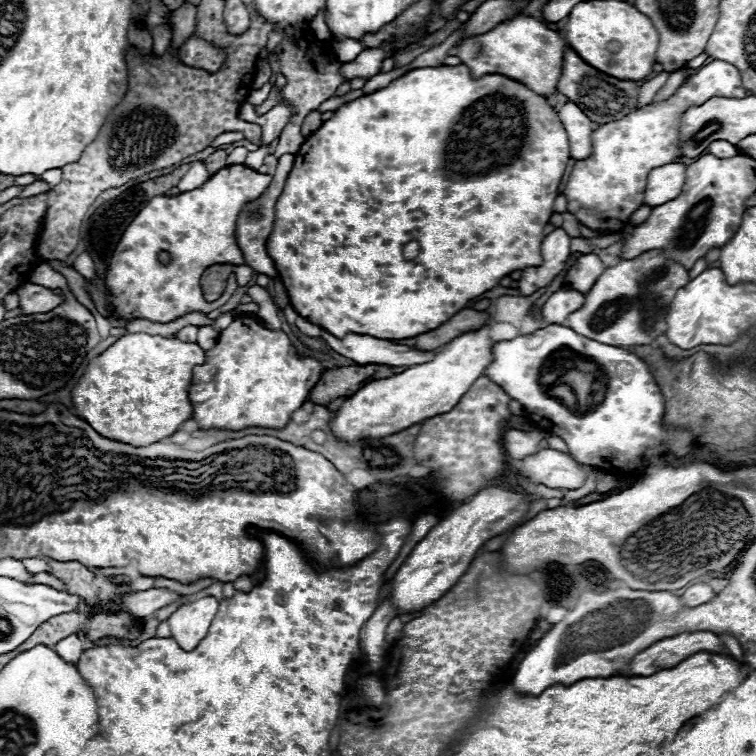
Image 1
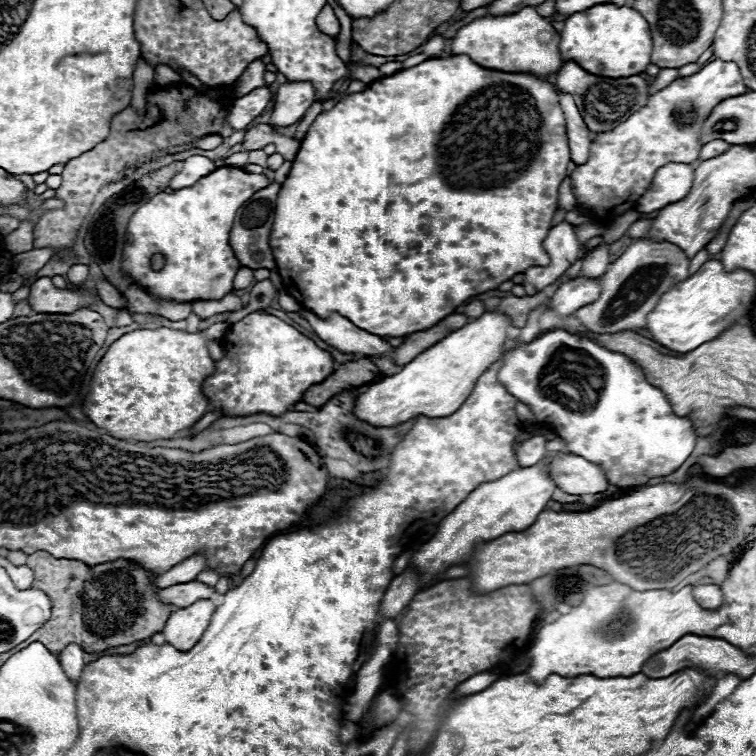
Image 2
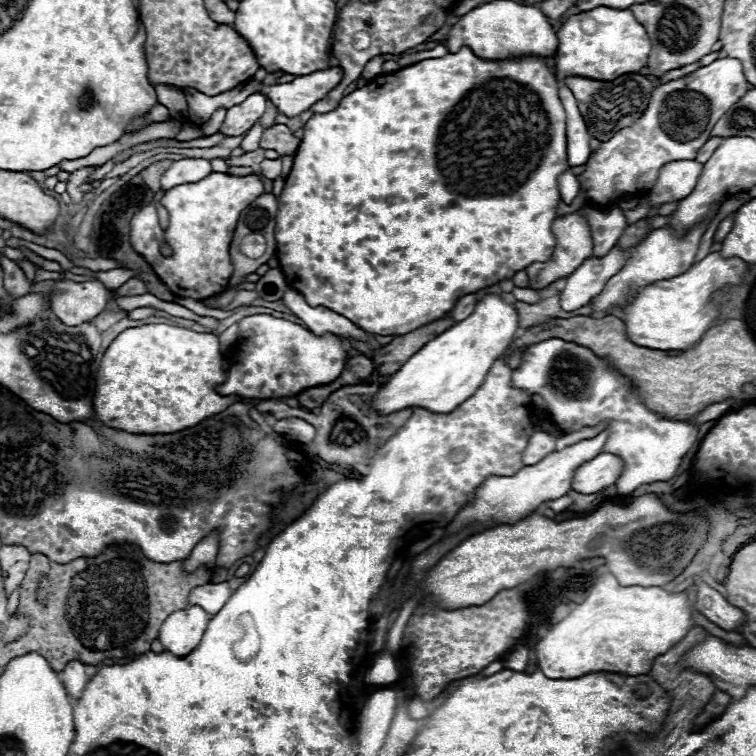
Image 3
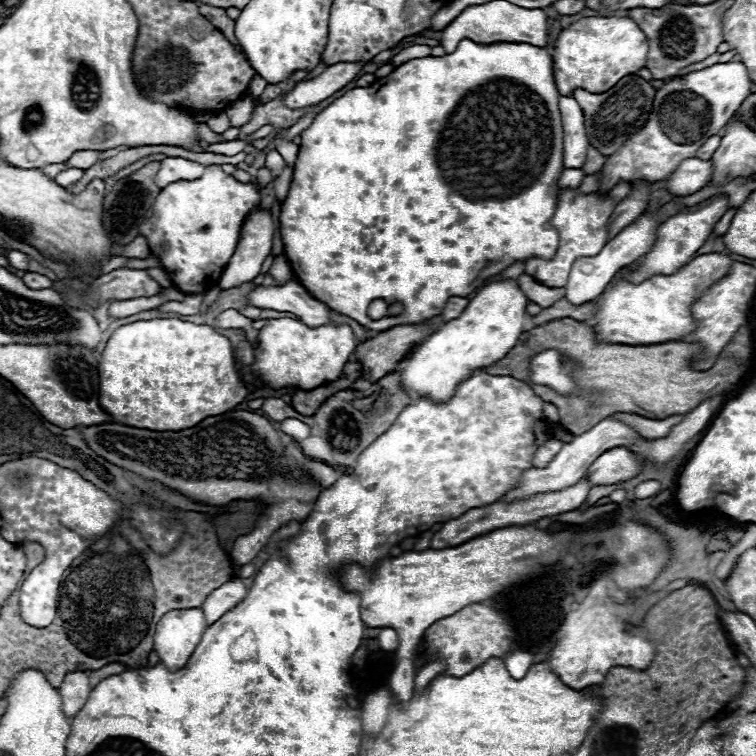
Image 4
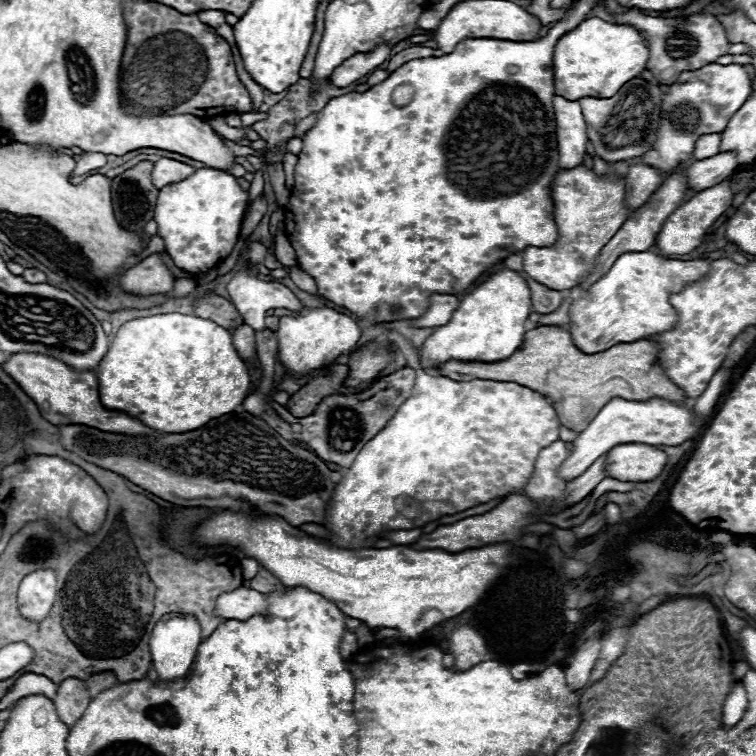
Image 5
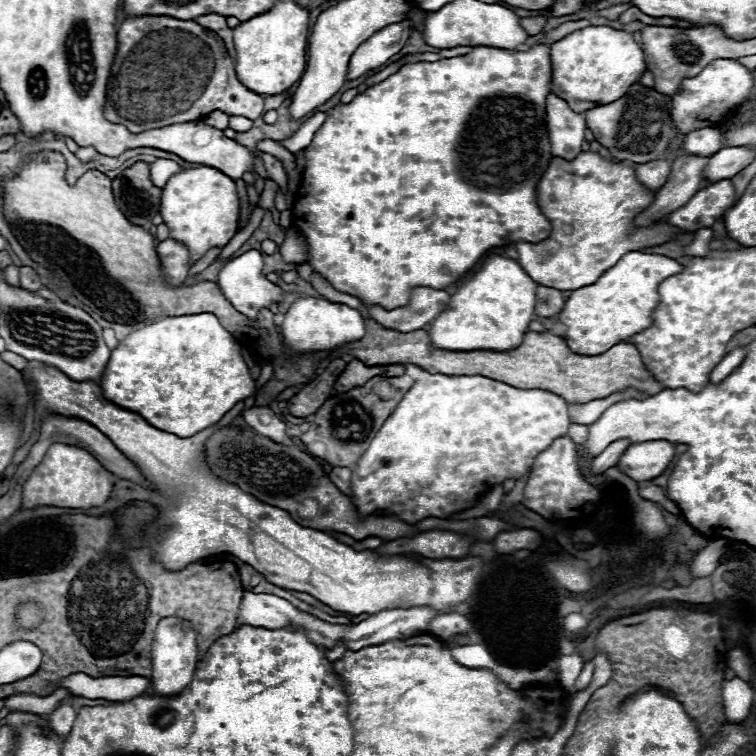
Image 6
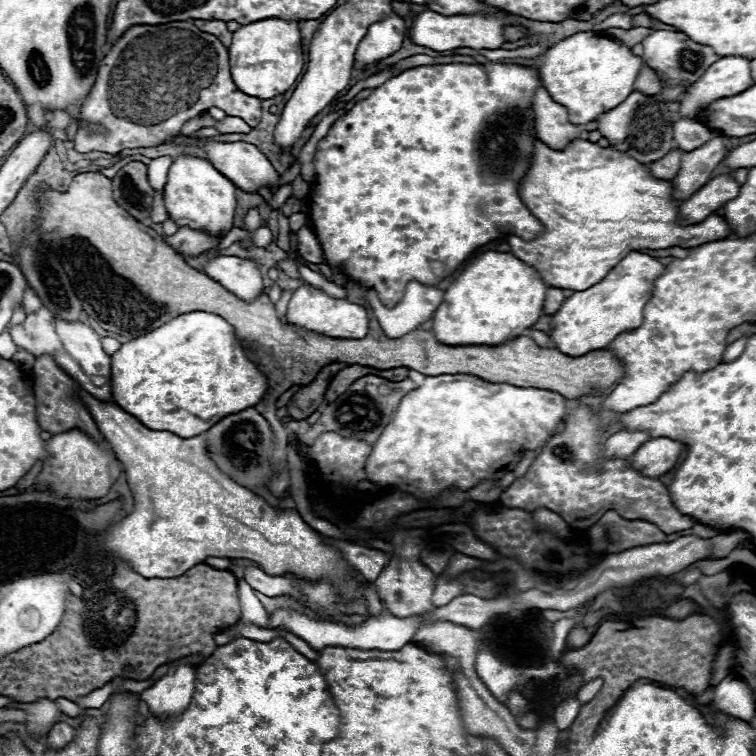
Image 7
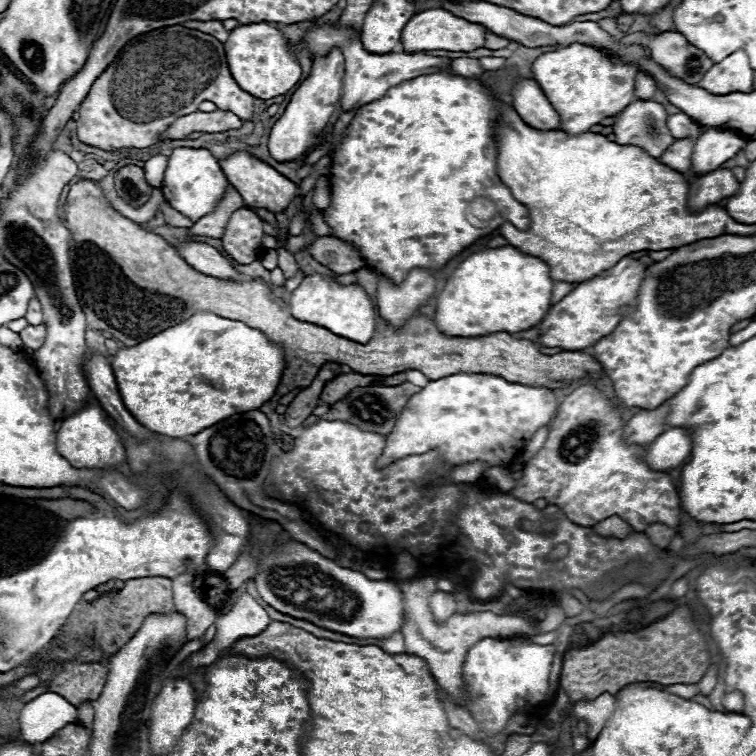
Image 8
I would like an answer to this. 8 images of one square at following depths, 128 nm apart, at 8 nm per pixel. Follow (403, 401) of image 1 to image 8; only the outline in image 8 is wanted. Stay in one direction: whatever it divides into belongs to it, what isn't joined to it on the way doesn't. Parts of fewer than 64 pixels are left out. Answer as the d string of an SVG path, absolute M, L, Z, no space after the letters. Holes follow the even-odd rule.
M512 246L490 248L468 256L438 294L436 326L446 336L484 336L484 332L522 332L536 326L550 308L550 270L534 256Z

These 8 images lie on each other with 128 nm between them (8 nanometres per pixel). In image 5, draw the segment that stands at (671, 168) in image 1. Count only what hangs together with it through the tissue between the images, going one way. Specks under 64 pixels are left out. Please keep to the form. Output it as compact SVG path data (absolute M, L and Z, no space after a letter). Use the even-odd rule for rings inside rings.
M722 152L706 160L696 160L686 168L688 188L700 192L700 188L712 188L712 184L720 184L728 180L738 168L734 152Z

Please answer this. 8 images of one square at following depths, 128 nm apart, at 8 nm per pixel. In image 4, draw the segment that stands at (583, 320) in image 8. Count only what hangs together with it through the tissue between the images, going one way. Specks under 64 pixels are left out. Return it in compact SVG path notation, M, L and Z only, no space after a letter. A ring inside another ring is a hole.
M704 254L688 262L684 268L680 268L676 274L670 276L652 276L650 280L644 280L640 284L632 284L626 280L626 272L622 270L620 280L612 288L608 288L602 294L602 300L598 302L598 312L590 320L590 324L596 326L596 338L604 342L616 342L616 344L664 344L668 340L680 340L688 332L696 330L696 320L692 318L690 306L694 300L698 300L716 280L724 278L728 274L728 268L732 268L732 258L726 254Z

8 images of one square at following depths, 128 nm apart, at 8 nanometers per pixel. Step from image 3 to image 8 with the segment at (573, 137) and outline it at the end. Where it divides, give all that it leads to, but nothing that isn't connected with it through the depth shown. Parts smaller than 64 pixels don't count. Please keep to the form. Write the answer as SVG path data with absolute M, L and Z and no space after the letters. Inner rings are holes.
M518 80L512 88L514 110L536 130L560 130L560 116L534 80Z

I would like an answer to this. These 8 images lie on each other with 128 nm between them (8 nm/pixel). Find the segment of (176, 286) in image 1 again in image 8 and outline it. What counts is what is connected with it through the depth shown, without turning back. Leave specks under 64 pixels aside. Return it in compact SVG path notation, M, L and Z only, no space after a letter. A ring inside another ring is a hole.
M174 148L168 158L168 168L162 182L162 192L168 204L180 214L188 216L192 222L200 220L200 216L212 214L216 204L224 198L228 188L228 180L218 164L218 160L204 148Z

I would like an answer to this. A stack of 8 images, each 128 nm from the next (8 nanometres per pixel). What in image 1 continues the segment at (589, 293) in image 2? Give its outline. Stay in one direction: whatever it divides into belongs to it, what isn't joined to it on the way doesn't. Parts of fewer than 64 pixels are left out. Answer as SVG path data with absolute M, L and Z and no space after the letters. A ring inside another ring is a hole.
M562 288L560 292L554 292L548 298L548 302L542 306L542 318L548 320L550 324L564 324L568 316L576 312L576 308L580 308L582 304L584 304L582 292Z

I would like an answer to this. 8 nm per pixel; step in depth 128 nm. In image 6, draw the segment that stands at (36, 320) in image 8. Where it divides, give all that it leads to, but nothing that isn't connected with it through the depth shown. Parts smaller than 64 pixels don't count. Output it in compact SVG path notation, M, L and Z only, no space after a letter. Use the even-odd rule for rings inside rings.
M22 266L20 268L20 286L34 292L34 290L40 290L44 284L42 284L42 280L40 280L40 276L38 276L38 272L34 268Z

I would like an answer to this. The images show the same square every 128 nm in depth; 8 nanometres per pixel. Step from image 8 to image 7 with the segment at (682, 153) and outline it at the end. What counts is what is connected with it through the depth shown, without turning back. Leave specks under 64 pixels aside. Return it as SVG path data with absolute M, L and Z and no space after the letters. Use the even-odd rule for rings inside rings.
M674 150L674 152L666 154L664 158L648 164L652 176L658 178L658 180L672 180L676 176L678 168L680 168L680 156L682 156L682 152Z

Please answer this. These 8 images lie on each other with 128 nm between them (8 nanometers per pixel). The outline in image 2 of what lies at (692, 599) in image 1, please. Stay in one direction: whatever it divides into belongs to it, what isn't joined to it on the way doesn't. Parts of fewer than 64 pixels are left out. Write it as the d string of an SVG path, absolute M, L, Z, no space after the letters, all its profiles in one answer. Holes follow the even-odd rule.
M716 584L692 586L692 594L694 594L696 602L706 610L716 610L722 604L722 592L720 592L720 586L716 586Z

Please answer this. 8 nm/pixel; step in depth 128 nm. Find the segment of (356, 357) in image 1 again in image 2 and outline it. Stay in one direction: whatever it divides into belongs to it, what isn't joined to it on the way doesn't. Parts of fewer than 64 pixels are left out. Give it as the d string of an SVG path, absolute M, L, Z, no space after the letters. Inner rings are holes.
M300 310L300 312L306 316L314 332L326 344L334 346L344 354L360 354L366 358L374 358L374 356L392 356L394 352L394 348L384 338L356 328L352 322L348 322L338 314L332 314L328 320L322 320L310 310Z

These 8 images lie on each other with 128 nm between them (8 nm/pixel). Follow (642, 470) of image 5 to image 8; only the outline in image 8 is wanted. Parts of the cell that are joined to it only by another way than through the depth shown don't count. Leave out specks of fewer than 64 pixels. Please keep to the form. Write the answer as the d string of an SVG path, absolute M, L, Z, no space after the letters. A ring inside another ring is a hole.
M670 428L648 446L648 464L664 468L664 472L674 470L688 458L690 444L690 434L684 428Z

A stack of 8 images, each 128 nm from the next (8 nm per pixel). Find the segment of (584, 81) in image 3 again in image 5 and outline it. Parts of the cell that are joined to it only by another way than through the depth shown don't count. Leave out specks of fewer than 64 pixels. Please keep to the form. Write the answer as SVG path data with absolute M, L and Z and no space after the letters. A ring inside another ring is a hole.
M632 78L612 98L580 98L578 100L588 124L588 138L594 144L596 154L606 162L620 162L642 156L656 140L662 90L642 78ZM650 142L650 146L640 144Z

